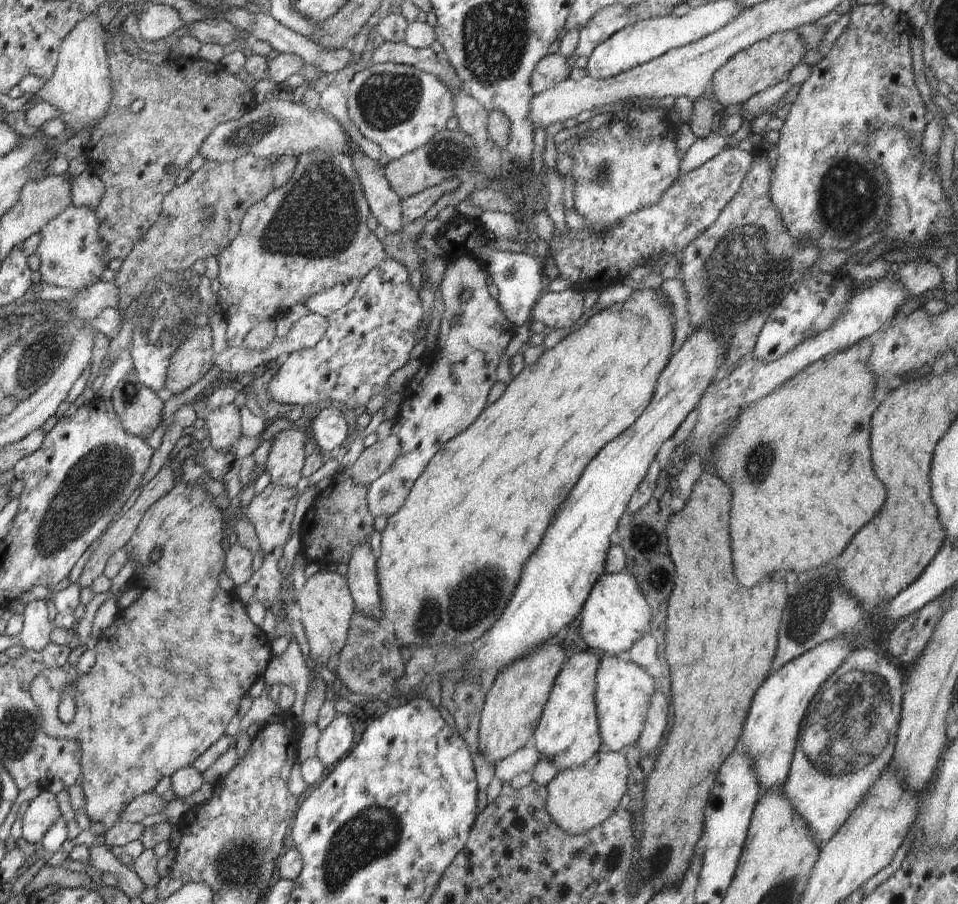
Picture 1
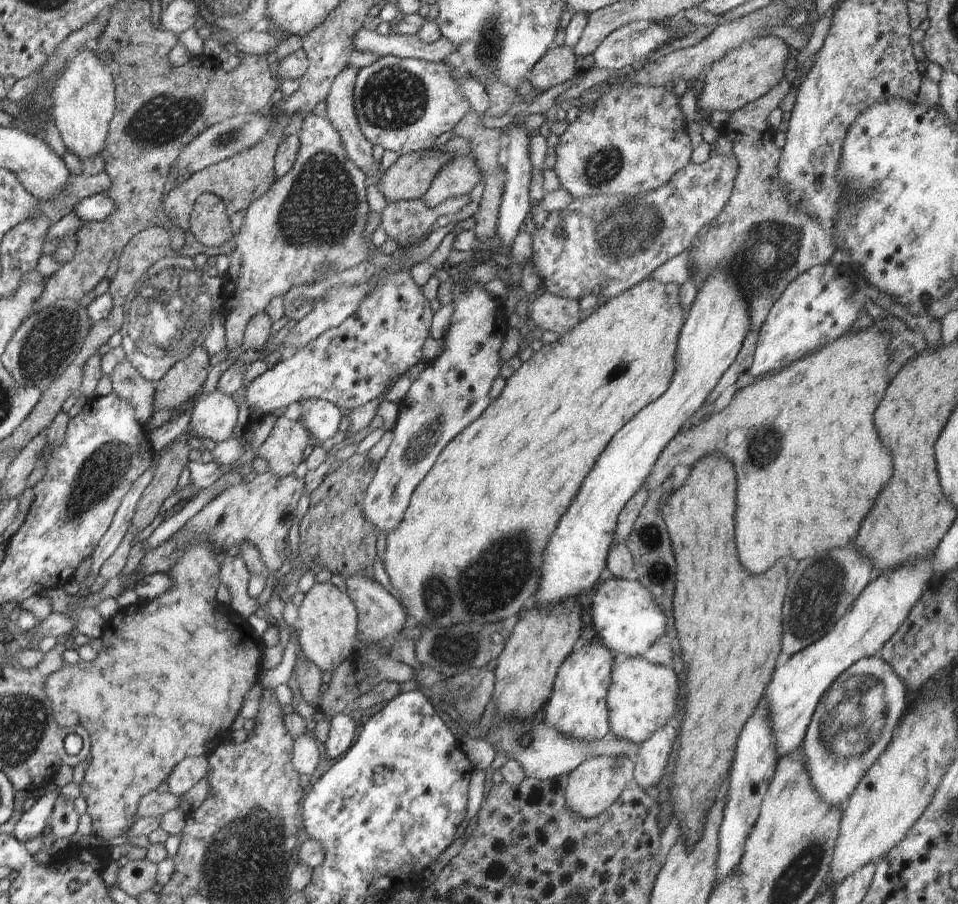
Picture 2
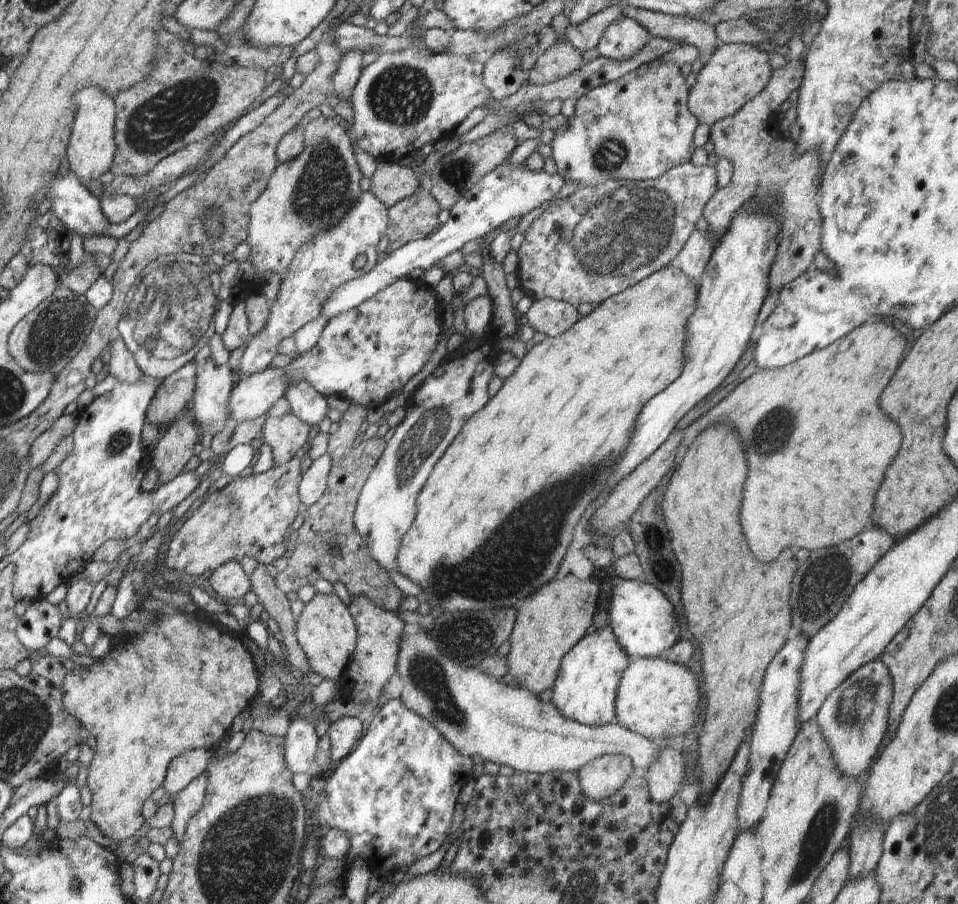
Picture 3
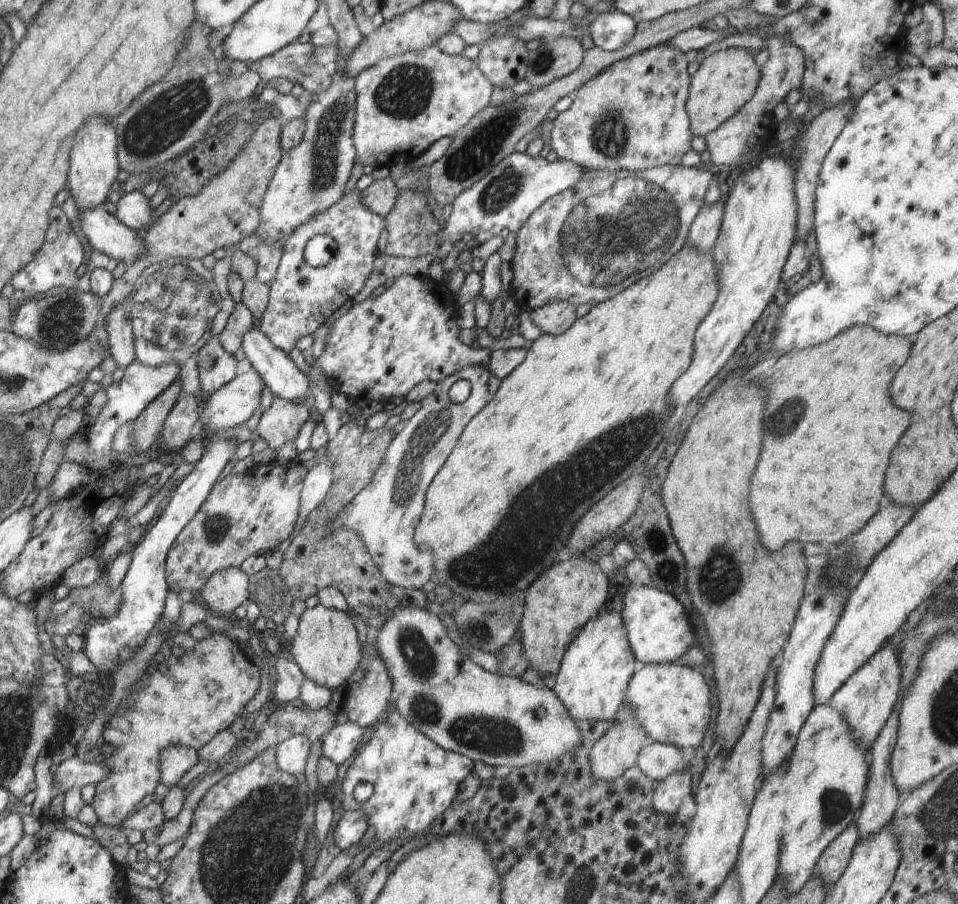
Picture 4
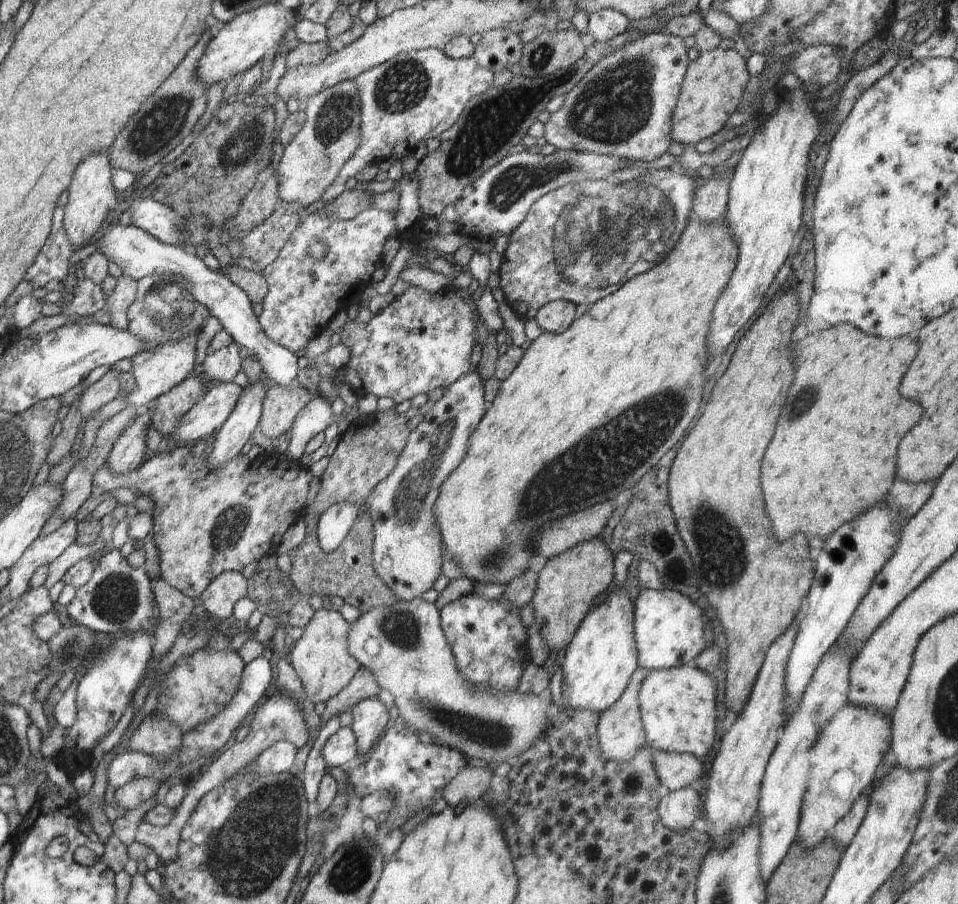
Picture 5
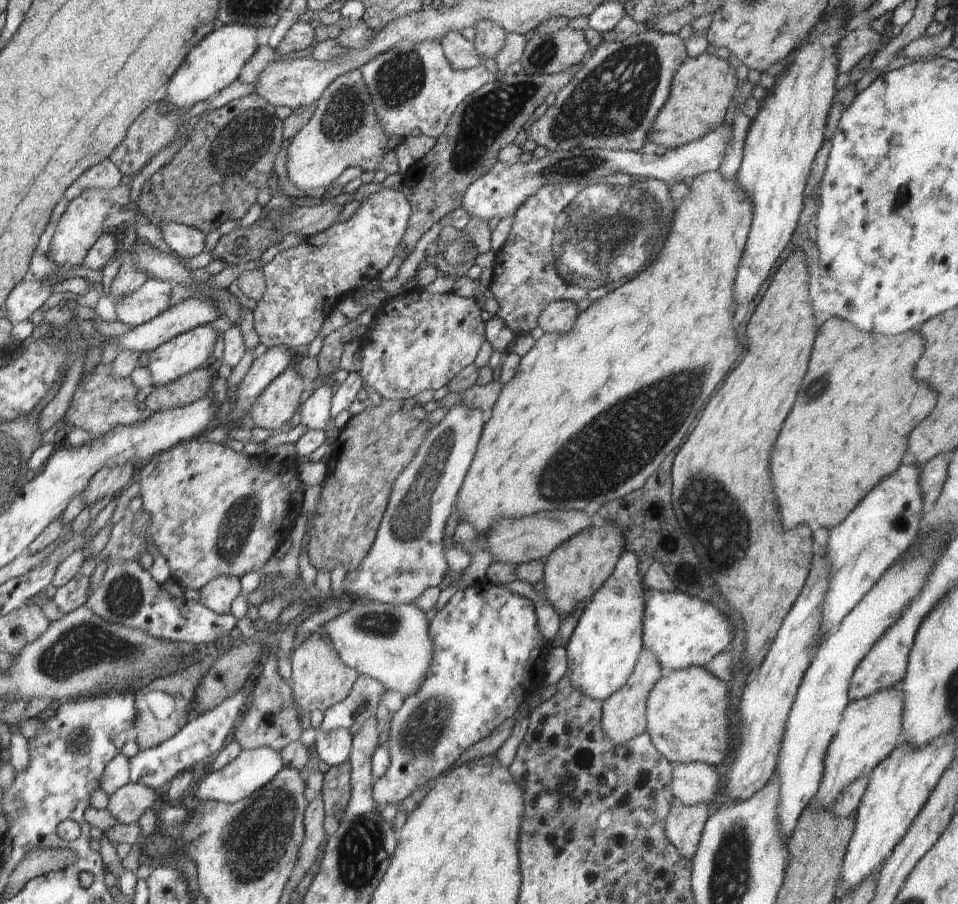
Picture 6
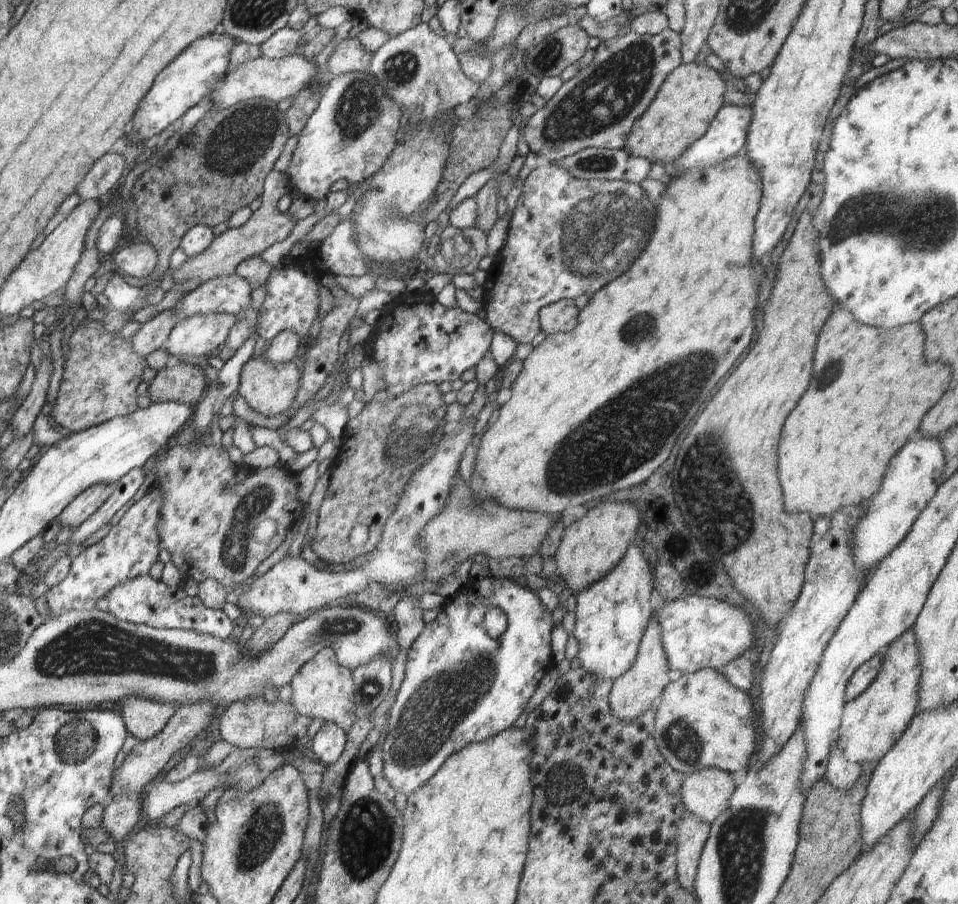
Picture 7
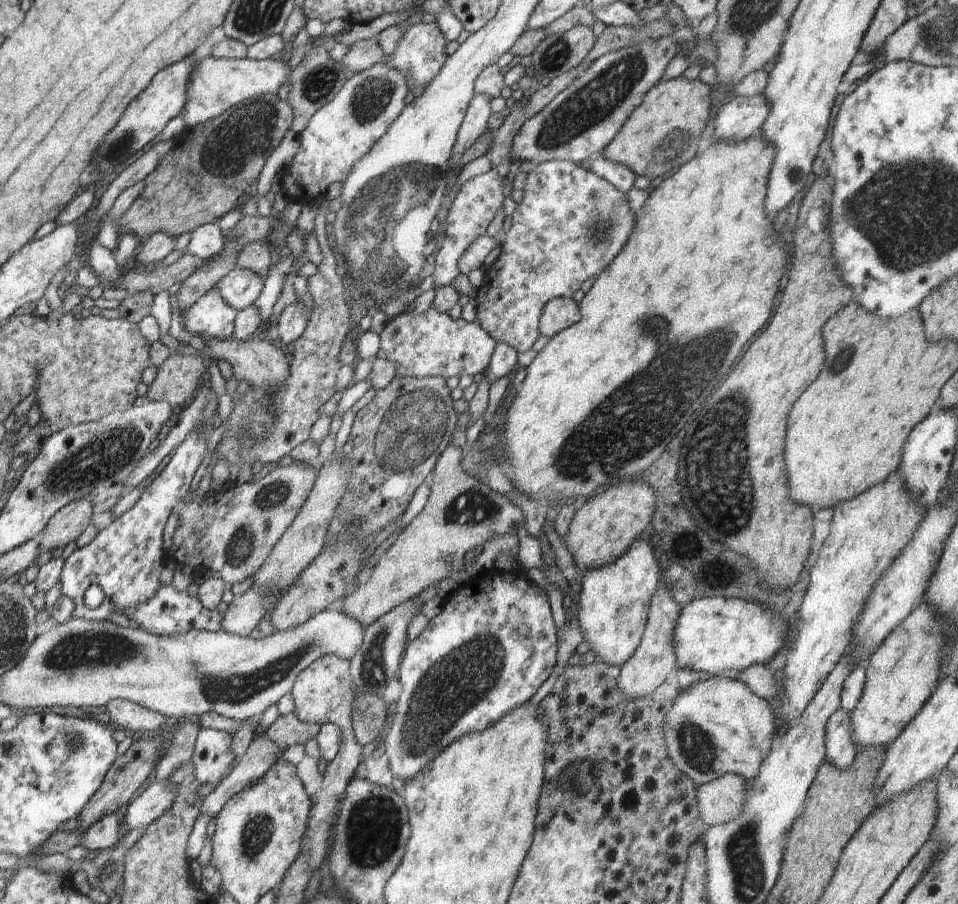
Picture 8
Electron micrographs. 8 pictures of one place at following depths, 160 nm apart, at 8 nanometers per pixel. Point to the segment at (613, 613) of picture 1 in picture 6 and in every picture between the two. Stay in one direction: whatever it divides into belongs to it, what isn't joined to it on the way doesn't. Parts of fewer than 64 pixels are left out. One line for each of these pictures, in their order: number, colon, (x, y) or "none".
2: (626, 618)
3: (643, 621)
4: (658, 631)
5: (670, 631)
6: (682, 631)

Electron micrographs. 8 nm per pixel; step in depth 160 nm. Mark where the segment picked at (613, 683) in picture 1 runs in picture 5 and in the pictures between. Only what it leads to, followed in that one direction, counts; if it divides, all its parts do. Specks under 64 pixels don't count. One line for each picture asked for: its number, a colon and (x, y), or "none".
2: (643, 697)
3: (655, 698)
4: (672, 703)
5: (677, 705)

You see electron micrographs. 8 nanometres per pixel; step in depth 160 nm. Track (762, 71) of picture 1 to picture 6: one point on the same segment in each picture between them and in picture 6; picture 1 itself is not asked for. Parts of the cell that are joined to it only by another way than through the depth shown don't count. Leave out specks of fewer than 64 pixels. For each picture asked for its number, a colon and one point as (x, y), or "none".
2: (746, 72)
3: (735, 73)
4: (725, 80)
5: (711, 89)
6: (702, 88)

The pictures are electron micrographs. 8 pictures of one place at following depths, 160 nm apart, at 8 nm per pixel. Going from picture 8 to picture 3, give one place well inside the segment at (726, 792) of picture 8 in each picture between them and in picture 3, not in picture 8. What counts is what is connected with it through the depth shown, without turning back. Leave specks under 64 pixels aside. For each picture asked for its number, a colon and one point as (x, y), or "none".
3: (478, 714)
4: (657, 761)
5: (676, 771)
6: (693, 783)
7: (706, 794)

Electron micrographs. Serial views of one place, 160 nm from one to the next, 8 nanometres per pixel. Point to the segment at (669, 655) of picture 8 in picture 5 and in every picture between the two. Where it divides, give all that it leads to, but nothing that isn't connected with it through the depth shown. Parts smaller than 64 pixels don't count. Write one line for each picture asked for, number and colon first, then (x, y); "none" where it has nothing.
5: (620, 729)
6: (624, 713)
7: (638, 689)

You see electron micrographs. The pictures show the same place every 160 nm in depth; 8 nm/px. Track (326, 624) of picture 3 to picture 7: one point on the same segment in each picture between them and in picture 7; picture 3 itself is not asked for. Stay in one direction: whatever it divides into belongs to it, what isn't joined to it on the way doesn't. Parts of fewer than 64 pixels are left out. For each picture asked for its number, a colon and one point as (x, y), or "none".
4: (326, 648)
5: (320, 658)
6: (320, 678)
7: (322, 689)

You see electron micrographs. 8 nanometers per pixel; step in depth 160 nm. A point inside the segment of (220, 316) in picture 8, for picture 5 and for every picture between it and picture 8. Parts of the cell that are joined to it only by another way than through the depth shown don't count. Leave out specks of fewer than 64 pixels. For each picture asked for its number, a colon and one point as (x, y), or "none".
5: (156, 371)
6: (182, 354)
7: (198, 335)

